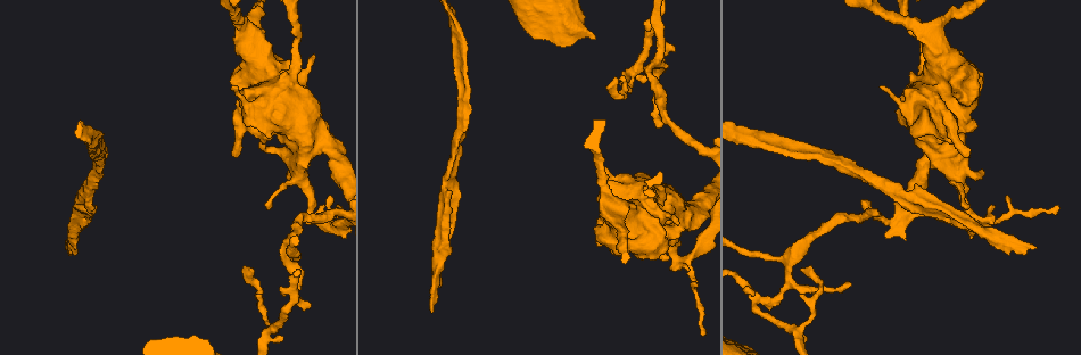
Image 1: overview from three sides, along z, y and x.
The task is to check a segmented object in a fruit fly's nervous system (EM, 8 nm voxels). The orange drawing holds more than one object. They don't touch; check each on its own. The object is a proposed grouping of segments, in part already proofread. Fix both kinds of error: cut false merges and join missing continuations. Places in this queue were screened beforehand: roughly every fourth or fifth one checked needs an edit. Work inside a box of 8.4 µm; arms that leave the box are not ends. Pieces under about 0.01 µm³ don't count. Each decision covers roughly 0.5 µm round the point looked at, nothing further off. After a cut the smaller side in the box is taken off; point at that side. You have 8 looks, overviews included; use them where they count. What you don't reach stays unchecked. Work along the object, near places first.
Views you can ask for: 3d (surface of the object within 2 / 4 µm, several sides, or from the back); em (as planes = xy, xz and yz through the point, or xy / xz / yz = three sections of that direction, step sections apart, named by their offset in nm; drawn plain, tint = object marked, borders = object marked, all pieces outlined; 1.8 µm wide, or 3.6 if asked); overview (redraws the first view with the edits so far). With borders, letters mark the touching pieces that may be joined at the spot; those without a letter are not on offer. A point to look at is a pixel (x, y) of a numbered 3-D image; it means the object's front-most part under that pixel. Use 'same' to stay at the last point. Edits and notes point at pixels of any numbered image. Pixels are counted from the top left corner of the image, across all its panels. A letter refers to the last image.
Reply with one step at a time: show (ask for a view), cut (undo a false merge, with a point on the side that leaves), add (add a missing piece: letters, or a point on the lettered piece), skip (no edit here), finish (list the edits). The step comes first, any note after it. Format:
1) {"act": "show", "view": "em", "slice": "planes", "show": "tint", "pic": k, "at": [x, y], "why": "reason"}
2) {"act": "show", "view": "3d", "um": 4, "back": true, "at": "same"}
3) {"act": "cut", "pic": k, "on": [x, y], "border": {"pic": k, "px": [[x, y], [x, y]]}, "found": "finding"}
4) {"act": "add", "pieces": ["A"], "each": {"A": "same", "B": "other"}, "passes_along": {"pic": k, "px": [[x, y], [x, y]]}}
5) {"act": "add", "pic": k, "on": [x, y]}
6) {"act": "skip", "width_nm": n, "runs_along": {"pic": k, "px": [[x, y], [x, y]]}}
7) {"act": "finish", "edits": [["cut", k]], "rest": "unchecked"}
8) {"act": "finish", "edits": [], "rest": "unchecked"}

{"act": "show", "view": "em", "slice": "xz", "step": 8, "show": "tint", "pic": 1, "at": [430, 310]}

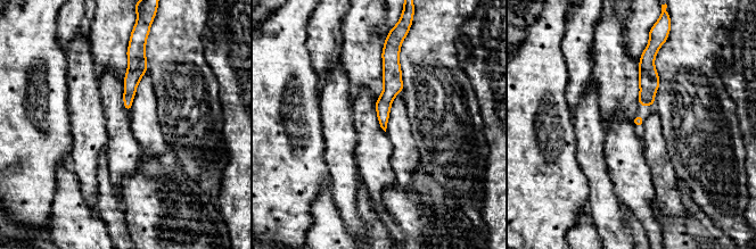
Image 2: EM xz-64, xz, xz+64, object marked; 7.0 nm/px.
{"act": "show", "view": "em", "slice": "xy", "step": 8, "show": "tint", "at": "same", "why": "another direction"}

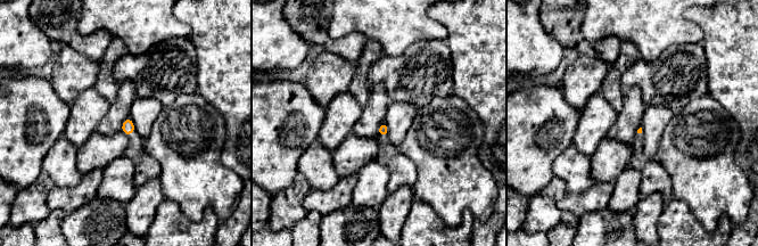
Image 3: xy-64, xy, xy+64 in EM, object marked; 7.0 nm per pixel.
{"act": "show", "view": "em", "slice": "xy", "step": 8, "show": "borders", "at": "same"}

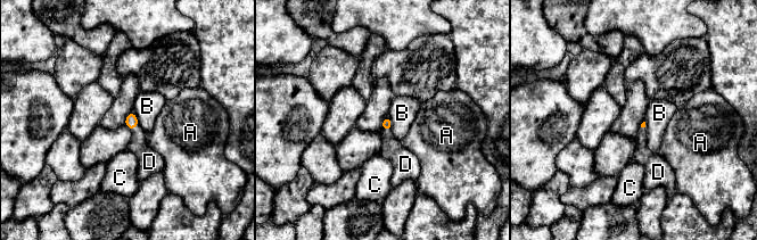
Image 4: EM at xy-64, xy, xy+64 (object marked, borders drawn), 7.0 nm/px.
{"act": "add", "pieces": ["D"], "each": {"A": "other", "B": "other", "C": "other", "D": "same"}, "passes_along": {"pic": 4, "px": [[386, 123], [386, 129], [392, 149]]}, "found": "the neuron continues"}

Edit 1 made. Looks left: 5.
{"act": "show", "view": "em", "slice": "planes", "show": "tint", "pic": 1, "at": [455, 210]}

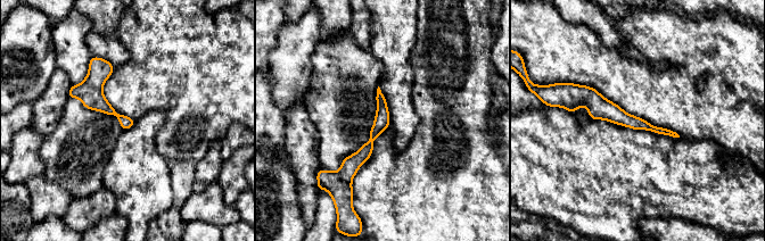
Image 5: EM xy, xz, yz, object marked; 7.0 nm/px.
{"act": "show", "view": "em", "slice": "planes", "show": "borders", "at": "same"}

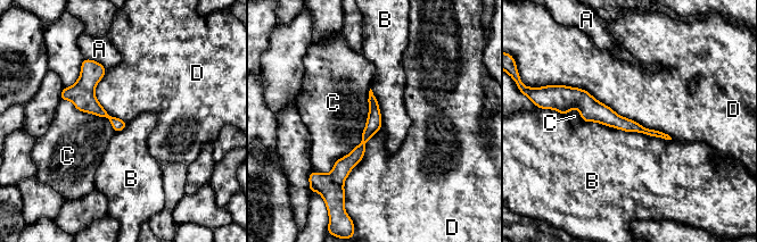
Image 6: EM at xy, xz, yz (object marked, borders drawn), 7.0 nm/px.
{"act": "skip", "width_nm": 90, "each": {"A": "other", "B": "other", "C": "other", "D": "other"}, "found": "all the same neuron"}

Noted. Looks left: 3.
{"act": "show", "view": "3d", "um": 4, "back": true, "pic": 1, "at": [296, 166], "why": "thick turns thin"}

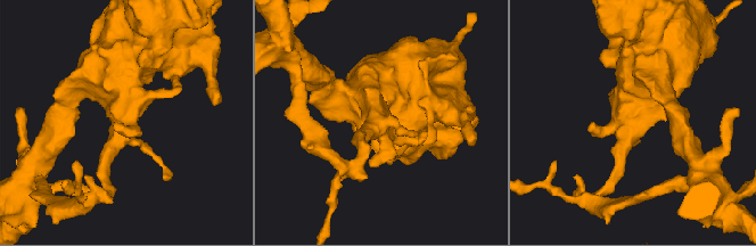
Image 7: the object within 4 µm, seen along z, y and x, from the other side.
{"act": "show", "view": "em", "um": 3.6, "slice": "planes", "show": "borders", "pic": 7, "at": [121, 118], "why": "now the EM"}

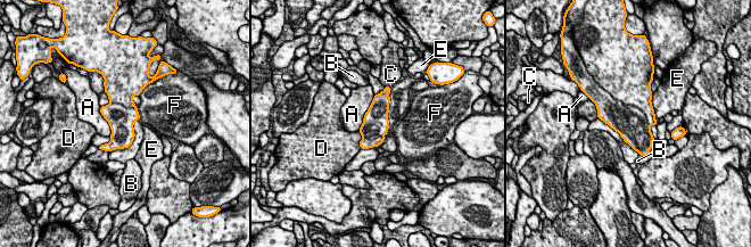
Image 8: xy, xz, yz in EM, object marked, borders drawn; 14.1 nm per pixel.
{"act": "cut", "pic": 8, "on": [629, 122], "each": {"A": "other", "B": "other", "C": "other", "D": "other", "E": "other", "F": "other"}, "found": "two neurons meet here"}

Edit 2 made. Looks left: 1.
{"act": "finish", "edits": [["add", 4], ["cut", 8]], "rest": "unchecked"}

